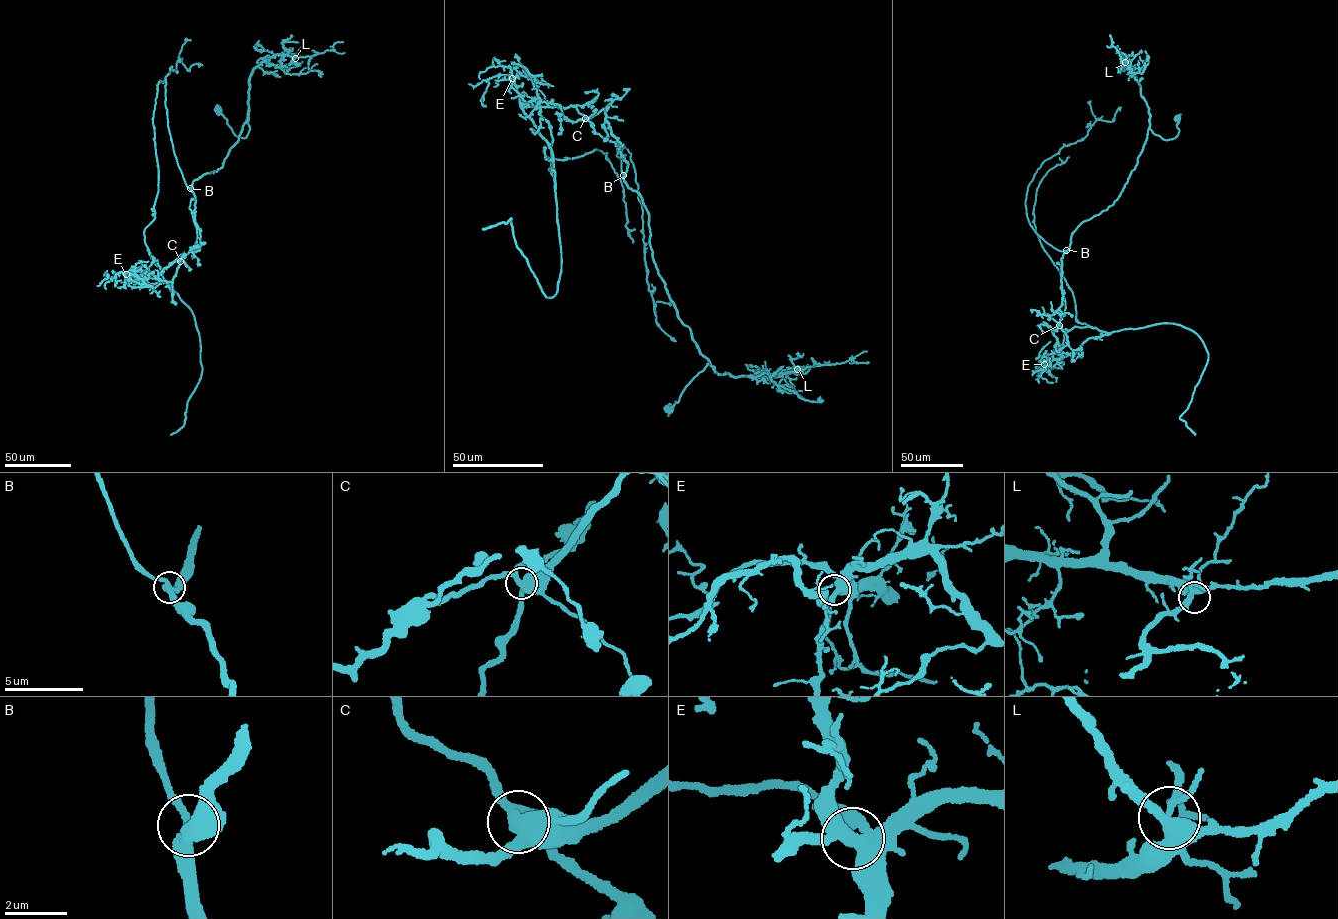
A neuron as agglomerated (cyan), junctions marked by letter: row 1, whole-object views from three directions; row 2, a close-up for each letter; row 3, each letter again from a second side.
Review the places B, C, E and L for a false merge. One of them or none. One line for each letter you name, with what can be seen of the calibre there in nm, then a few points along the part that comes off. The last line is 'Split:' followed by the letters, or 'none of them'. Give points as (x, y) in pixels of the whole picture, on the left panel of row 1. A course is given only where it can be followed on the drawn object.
C: calibre 480 nm; course (180, 261), (158, 275), (148, 270), (157, 260), (194, 315), (200, 345), (199, 382), (184, 424), (171, 434)
Split: C

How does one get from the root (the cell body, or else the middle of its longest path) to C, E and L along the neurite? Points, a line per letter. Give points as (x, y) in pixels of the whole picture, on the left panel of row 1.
C: (218, 110), (236, 136), (245, 138), (249, 128), (248, 119), (222, 167), (192, 182), (200, 243), (180, 261)
E: (218, 110), (236, 136), (249, 128), (192, 182), (196, 250), (148, 267), (172, 289), (126, 274)
L: (218, 110), (233, 134), (245, 138), (249, 128), (250, 73), (274, 55), (295, 58)

